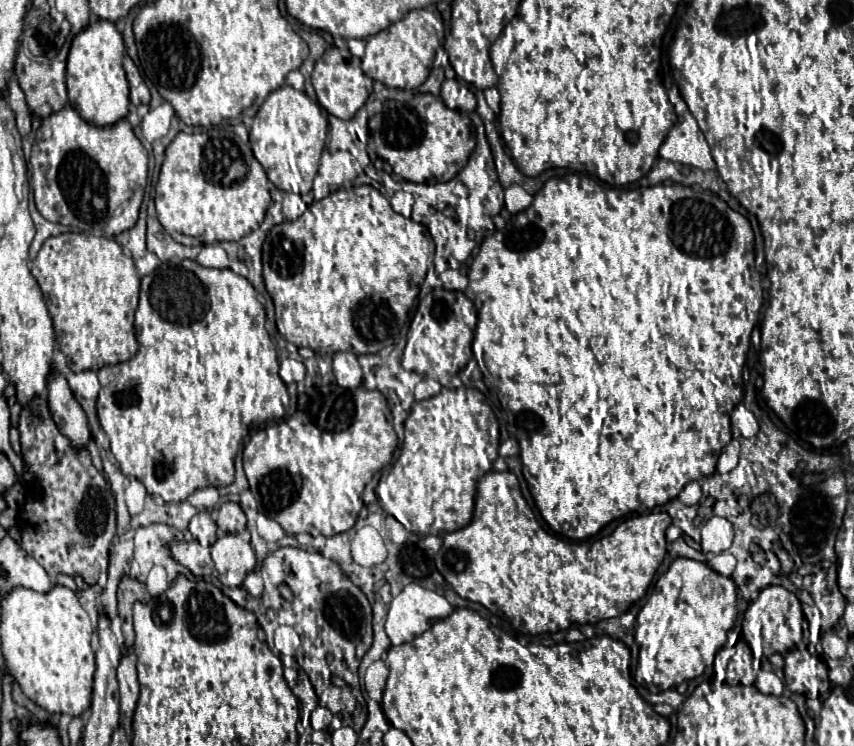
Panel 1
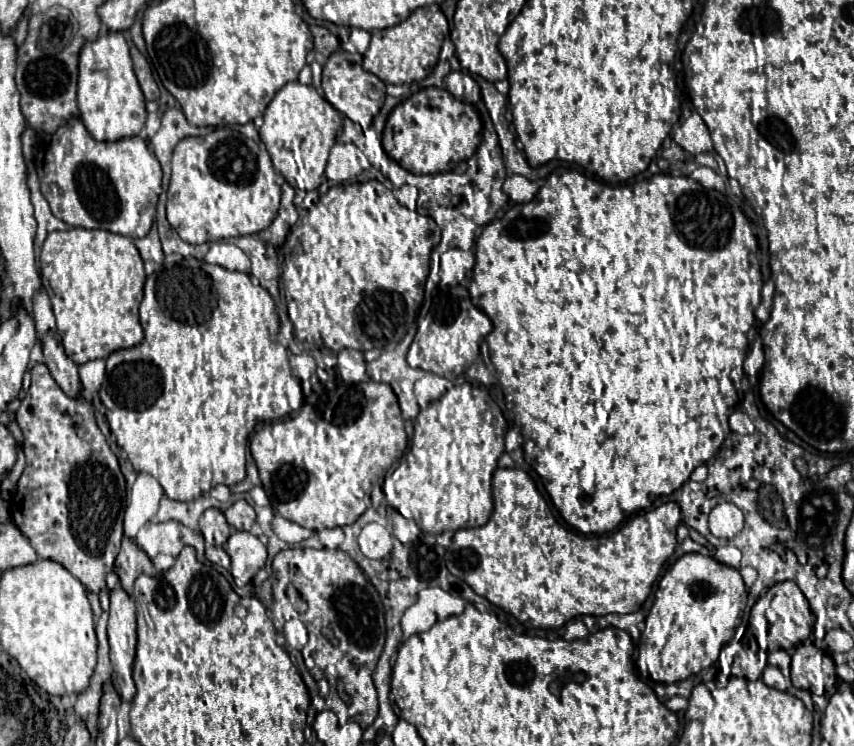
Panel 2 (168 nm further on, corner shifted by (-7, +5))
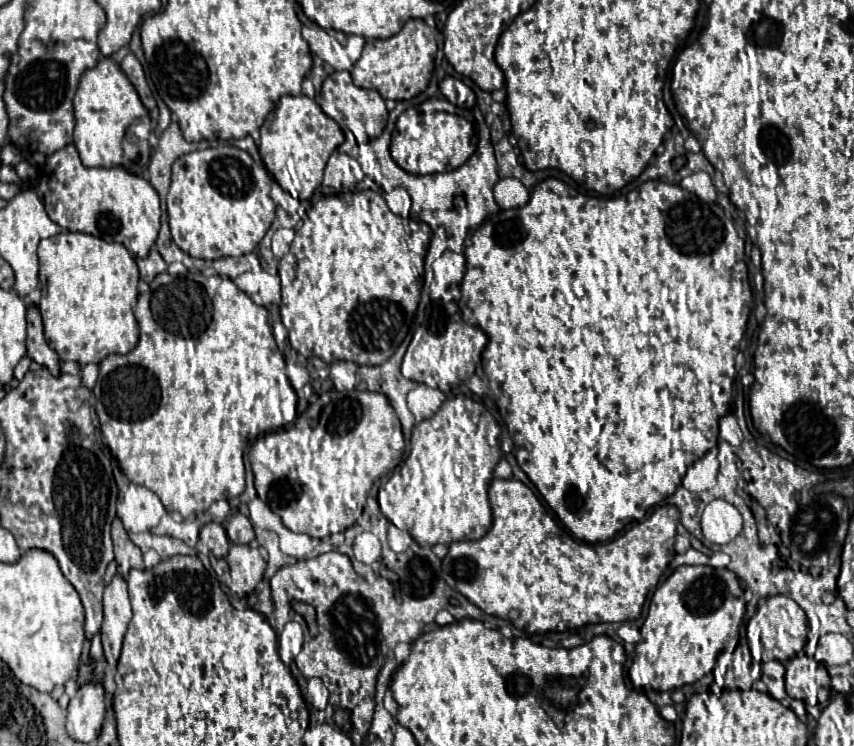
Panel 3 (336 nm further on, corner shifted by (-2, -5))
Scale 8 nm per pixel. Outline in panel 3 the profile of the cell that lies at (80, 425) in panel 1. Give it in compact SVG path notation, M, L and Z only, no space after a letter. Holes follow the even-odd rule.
M28 306L26 310L26 318L28 318L28 338L26 338L26 350L28 350L28 356L46 366L52 374L58 374L60 368L58 368L58 354L48 346L46 338L44 338L44 328L42 328L42 318L40 318L40 312L36 306Z

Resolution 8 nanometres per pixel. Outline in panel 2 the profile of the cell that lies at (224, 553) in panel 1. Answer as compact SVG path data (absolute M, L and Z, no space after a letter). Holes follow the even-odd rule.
M233 532L227 540L227 554L231 558L231 574L237 586L249 584L267 560L265 544L251 532Z

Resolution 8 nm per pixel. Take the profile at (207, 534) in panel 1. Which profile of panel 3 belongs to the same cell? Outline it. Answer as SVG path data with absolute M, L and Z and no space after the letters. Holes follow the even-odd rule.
M206 524L200 530L200 542L208 546L208 550L216 556L216 558L224 558L228 554L230 548L230 540L226 538L226 530L222 524Z

